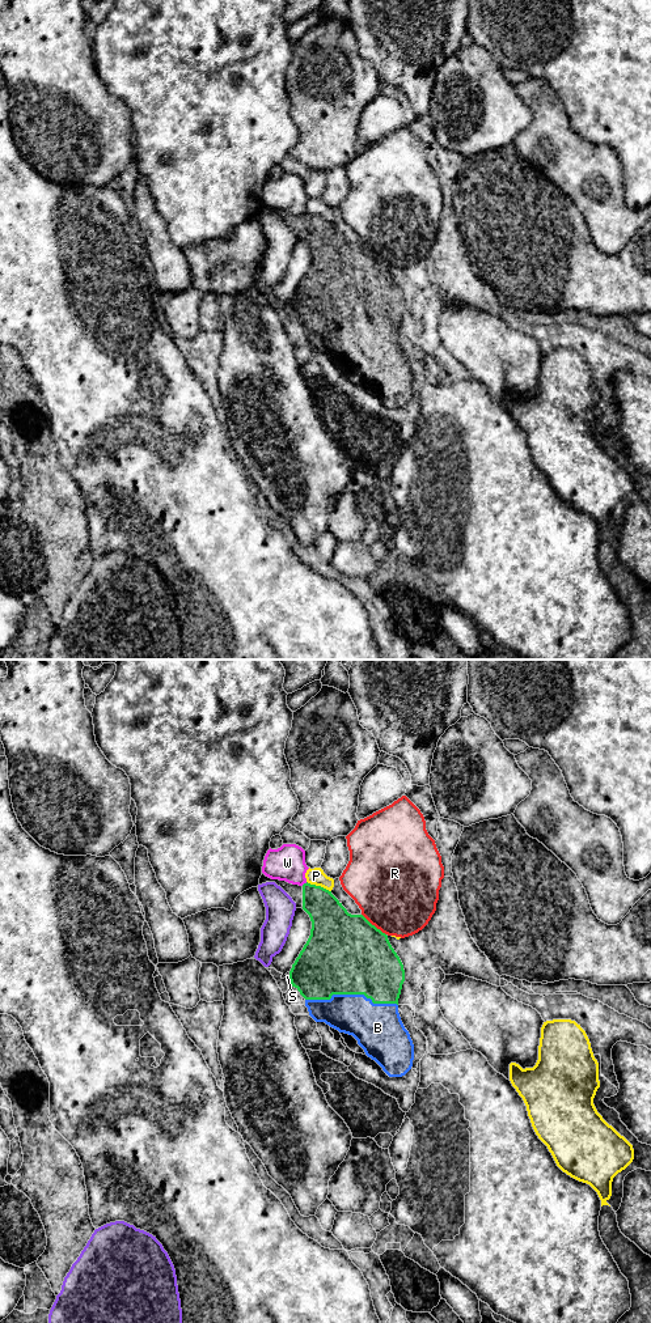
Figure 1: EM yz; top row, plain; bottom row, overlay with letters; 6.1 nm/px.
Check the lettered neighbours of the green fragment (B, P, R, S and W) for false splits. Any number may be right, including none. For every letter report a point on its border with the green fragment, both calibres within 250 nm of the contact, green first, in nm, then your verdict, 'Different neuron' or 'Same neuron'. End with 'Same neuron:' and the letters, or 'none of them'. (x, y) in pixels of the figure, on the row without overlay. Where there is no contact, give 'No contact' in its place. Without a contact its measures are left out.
B: Touches green at yz (351, 323). Thickness 500 nm (green) against 280 nm. Same neuron
P: Touches green at yz (318, 216). Thickness 240 nm (green) against 100 nm. Different neuron
R: Touches green at yz (373, 255). Thickness 500 nm (green) against 500 nm. Different neuron
S: Touches green at yz (290, 309). Thickness 380 nm (green) against 20 nm. Different neuron
W: Touches green at yz (304, 213). Thickness 220 nm (green) against 220 nm. Different neuron
Same neuron: B

